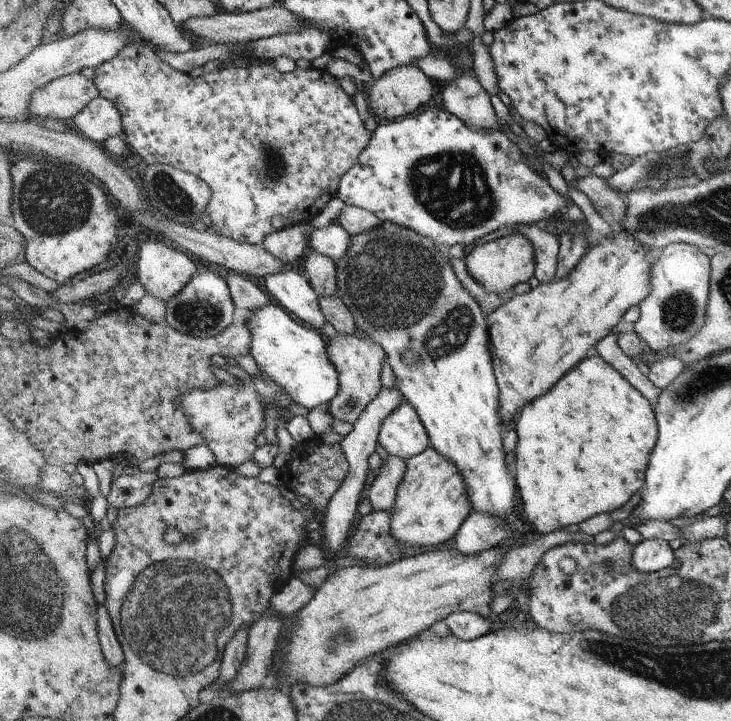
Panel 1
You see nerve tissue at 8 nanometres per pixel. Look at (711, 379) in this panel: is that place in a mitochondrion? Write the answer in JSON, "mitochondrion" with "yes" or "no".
{"mitochondrion":"yes"}

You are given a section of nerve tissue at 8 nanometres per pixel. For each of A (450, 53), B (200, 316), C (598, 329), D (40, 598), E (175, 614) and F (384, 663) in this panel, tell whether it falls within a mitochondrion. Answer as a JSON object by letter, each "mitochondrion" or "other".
{"A":"other","B":"mitochondrion","C":"other","D":"mitochondrion","E":"mitochondrion","F":"other"}

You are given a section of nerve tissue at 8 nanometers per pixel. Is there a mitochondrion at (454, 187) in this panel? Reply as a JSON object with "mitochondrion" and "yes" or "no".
{"mitochondrion":"yes"}

